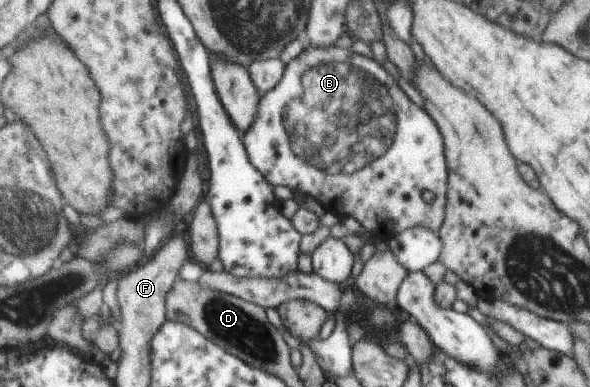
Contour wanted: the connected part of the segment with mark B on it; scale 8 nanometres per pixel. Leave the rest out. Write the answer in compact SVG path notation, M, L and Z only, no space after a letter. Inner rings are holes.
M309 44L296 60L287 64L278 86L261 97L256 122L246 134L242 135L251 161L274 186L287 186L292 191L298 190L305 196L314 197L323 208L335 215L354 218L372 238L381 242L388 240L393 234L412 227L437 231L443 221L444 206L446 206L446 179L449 175L446 168L446 156L444 156L444 140L442 140L440 130L436 128L434 120L424 110L424 105L417 106L416 102L412 102L412 98L408 98L408 90L401 90L400 82L396 82L396 78L392 78L374 59L357 53L348 54L348 58L332 58L331 53L330 48L321 49ZM424 190L434 196L432 202L422 200Z

